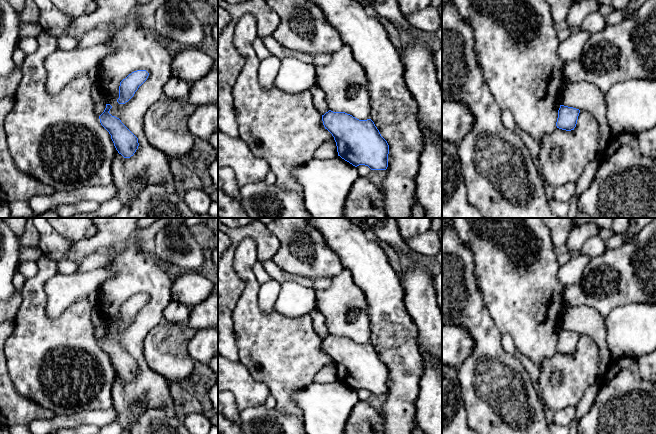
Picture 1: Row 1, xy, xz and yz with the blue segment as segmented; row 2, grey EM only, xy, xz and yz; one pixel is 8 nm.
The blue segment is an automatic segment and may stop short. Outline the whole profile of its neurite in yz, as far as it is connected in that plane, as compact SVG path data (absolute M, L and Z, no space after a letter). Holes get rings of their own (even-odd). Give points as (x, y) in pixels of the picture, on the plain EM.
M560 329L556 346L557 352L566 355L574 354L577 348L579 337L579 333Z

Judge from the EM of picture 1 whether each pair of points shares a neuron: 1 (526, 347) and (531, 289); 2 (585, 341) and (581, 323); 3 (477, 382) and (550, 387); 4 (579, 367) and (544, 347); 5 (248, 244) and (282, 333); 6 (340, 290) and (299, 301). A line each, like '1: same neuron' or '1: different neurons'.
1: same neuron
2: different neurons
3: different neurons
4: different neurons
5: same neuron
6: different neurons

